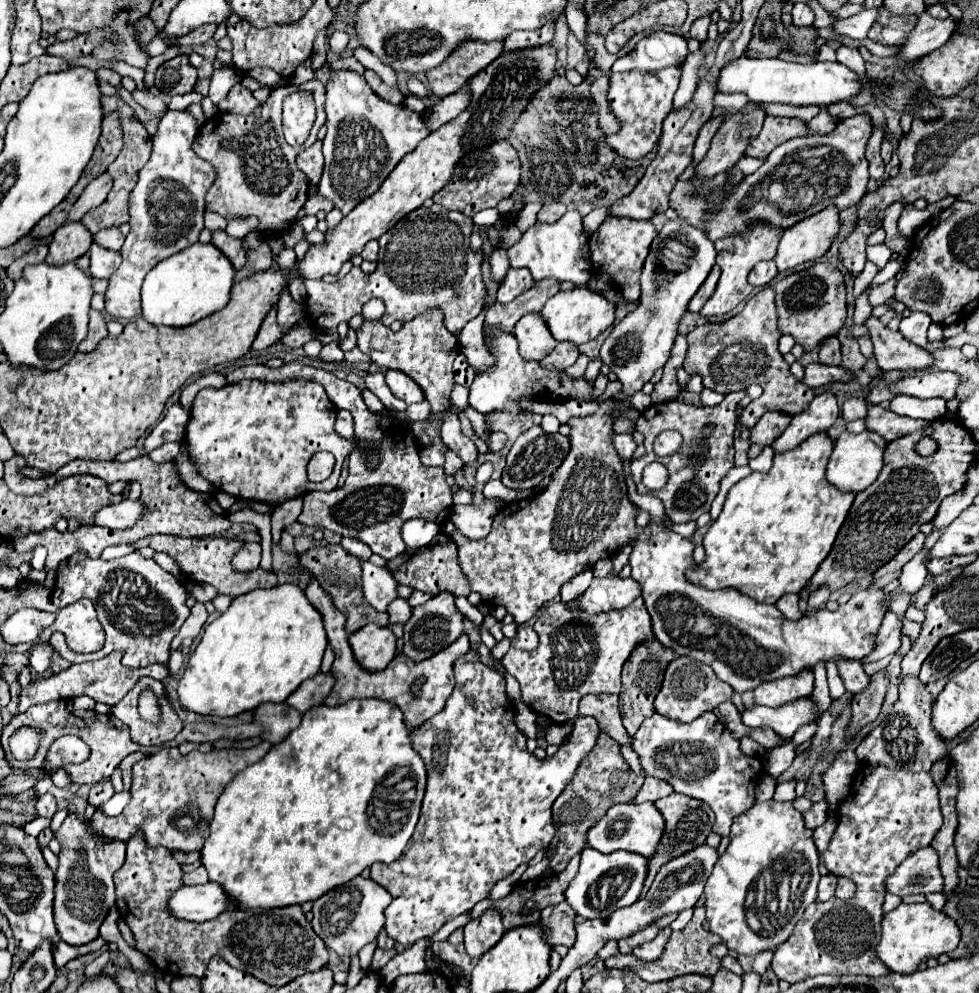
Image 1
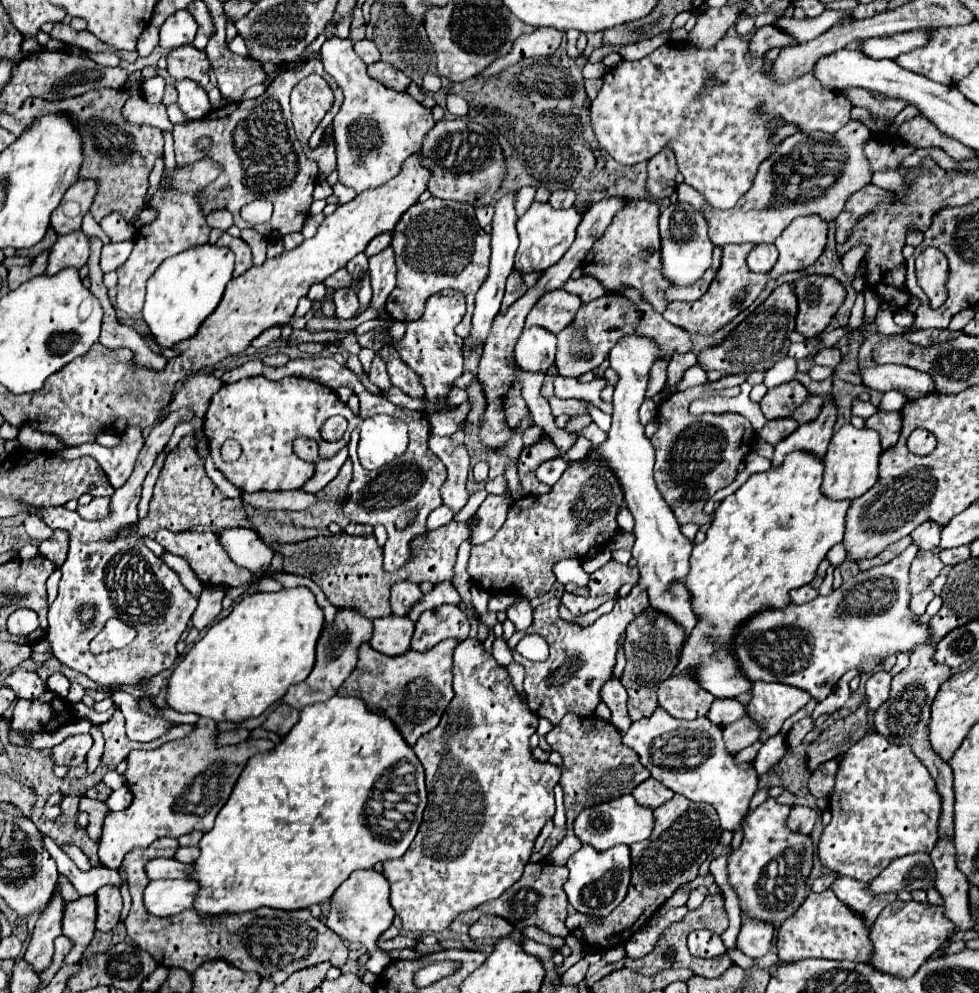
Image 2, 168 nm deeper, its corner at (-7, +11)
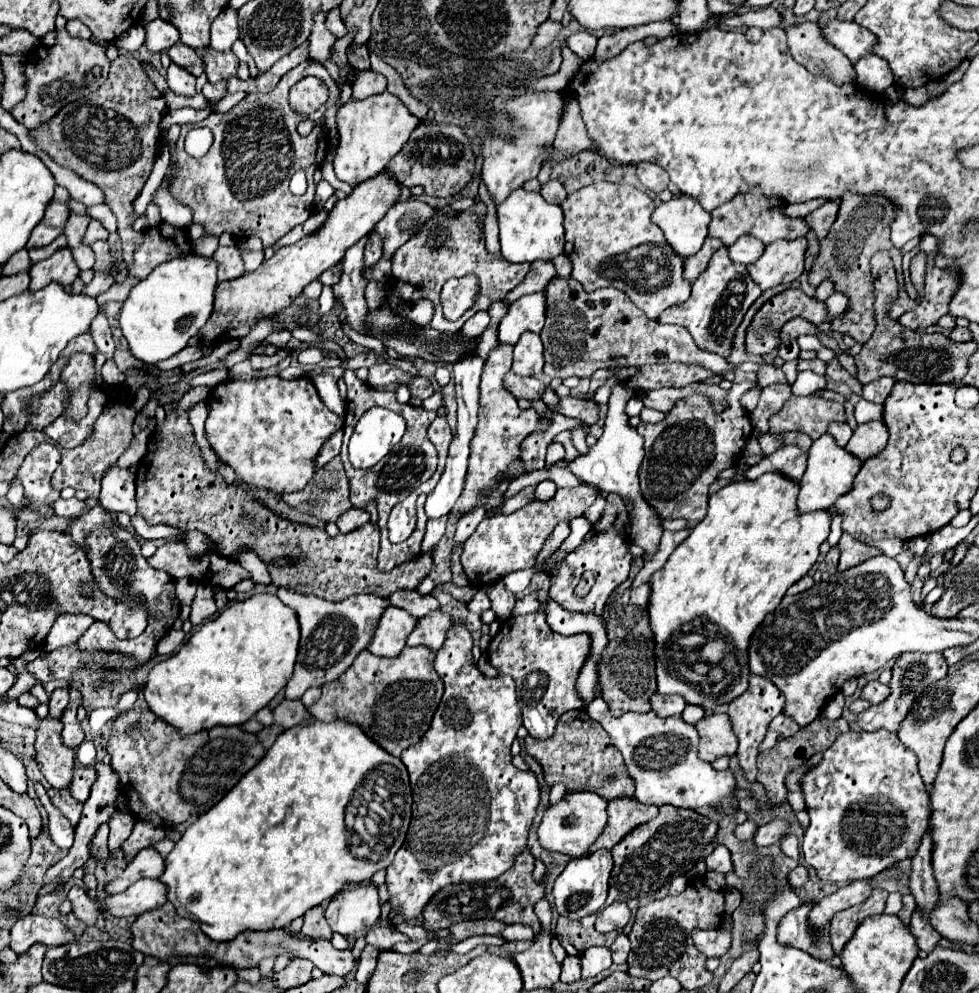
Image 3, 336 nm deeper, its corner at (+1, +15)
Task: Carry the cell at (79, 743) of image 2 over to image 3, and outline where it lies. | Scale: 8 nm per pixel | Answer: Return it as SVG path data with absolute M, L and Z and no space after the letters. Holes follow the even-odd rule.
M65 724L63 728L63 742L69 748L77 748L83 742L83 728L81 724Z

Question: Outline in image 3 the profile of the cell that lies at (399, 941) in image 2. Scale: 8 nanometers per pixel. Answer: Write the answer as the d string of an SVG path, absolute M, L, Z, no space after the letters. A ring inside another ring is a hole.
M373 926L373 928L367 932L365 940L367 940L367 944L373 944L373 946L377 946L377 948L381 948L381 950L389 950L395 942L409 940L409 938L407 938L407 934L397 932L397 930L393 930L391 926Z

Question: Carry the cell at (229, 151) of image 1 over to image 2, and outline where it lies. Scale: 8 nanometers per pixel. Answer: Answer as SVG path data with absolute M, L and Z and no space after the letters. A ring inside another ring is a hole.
M309 60L305 68L301 70L283 70L279 72L265 94L253 100L243 100L243 102L231 102L225 104L217 110L211 110L203 120L193 120L185 124L175 124L173 126L173 136L175 136L175 156L179 164L195 162L203 156L211 156L213 160L223 164L221 176L209 186L219 192L217 200L205 202L203 210L205 214L215 210L215 208L227 208L235 224L239 228L249 228L249 224L239 216L239 210L257 200L265 198L273 202L273 218L265 224L257 224L255 230L263 234L265 238L281 238L291 232L301 232L303 222L309 214L309 206L313 202L313 188L315 188L315 178L317 178L317 164L307 160L291 126L290 95L293 84L297 80L309 76L309 74L321 74L329 88L334 94L334 103L324 118L317 126L315 134L309 138L309 146L317 146L325 134L326 127L331 124L333 118L339 111L343 101L343 94L331 76L327 76L323 70L323 64L319 60ZM209 138L213 140L209 148L201 150L197 146L197 140Z

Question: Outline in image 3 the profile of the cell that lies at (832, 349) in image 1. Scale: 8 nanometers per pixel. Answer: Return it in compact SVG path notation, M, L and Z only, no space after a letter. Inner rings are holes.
M815 358L815 360L799 360L797 370L799 370L799 372L801 372L801 370L811 370L811 372L823 376L823 374L825 374L825 362L821 362L819 358Z

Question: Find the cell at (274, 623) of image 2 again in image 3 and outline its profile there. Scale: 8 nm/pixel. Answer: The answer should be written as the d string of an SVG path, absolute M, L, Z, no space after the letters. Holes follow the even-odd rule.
M255 594L245 602L235 602L225 608L219 618L205 622L193 636L189 636L189 640L181 646L177 654L157 662L149 672L143 696L151 712L163 722L171 724L181 736L191 736L215 726L245 724L261 708L265 708L289 682L297 660L297 646L299 622L295 612L277 596Z

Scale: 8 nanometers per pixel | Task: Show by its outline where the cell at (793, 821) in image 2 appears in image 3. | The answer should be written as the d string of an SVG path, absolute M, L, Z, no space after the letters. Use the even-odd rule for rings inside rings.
M777 818L777 820L773 820L767 826L761 826L757 830L753 846L755 848L763 848L763 846L769 846L769 844L775 844L775 842L779 842L787 834L787 830L789 830L787 822L783 822L783 820Z

